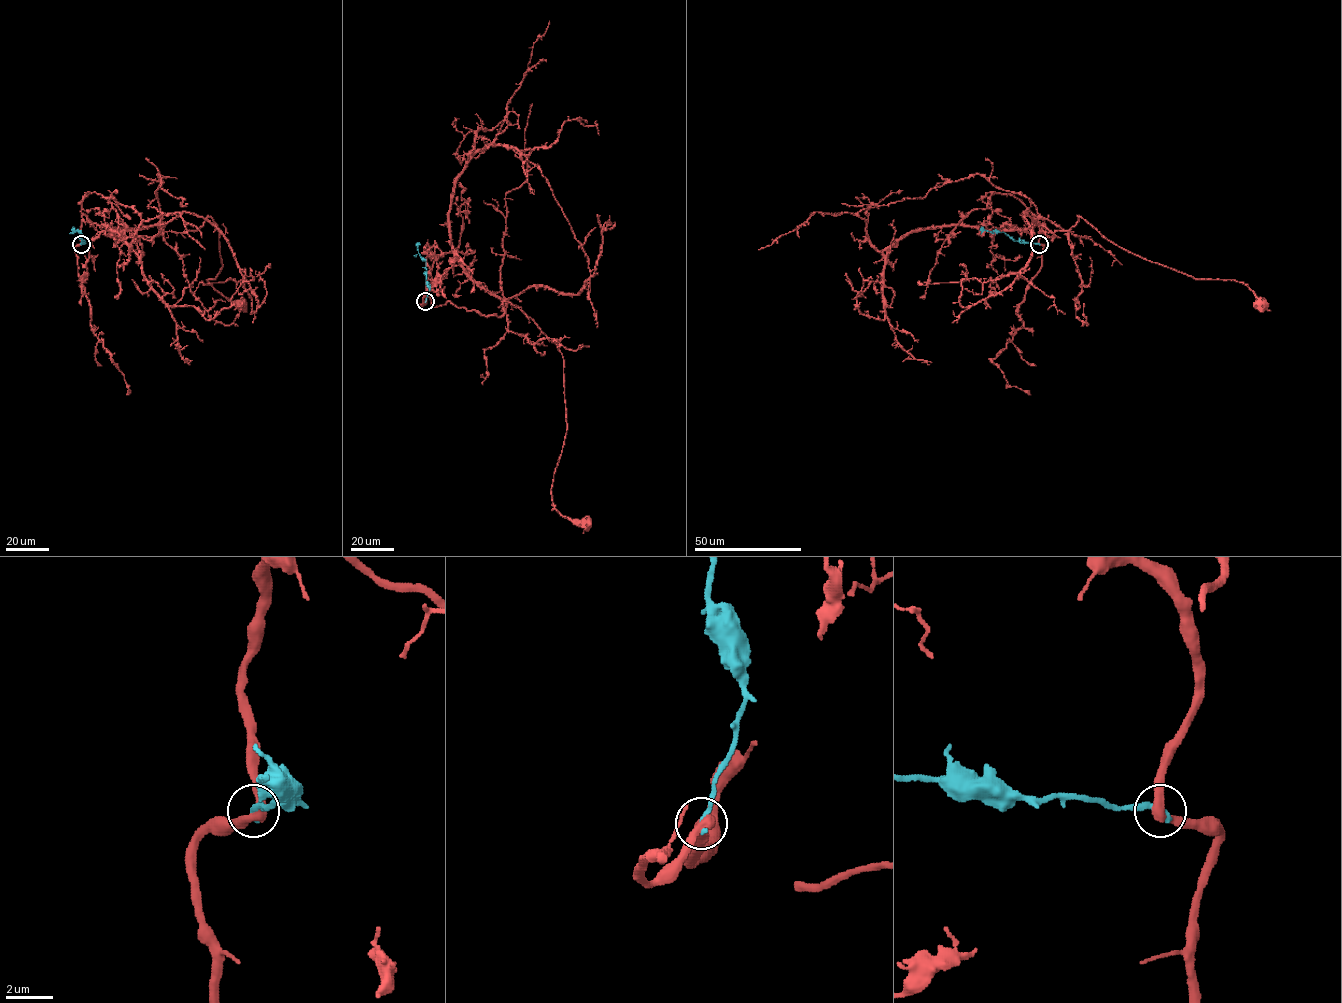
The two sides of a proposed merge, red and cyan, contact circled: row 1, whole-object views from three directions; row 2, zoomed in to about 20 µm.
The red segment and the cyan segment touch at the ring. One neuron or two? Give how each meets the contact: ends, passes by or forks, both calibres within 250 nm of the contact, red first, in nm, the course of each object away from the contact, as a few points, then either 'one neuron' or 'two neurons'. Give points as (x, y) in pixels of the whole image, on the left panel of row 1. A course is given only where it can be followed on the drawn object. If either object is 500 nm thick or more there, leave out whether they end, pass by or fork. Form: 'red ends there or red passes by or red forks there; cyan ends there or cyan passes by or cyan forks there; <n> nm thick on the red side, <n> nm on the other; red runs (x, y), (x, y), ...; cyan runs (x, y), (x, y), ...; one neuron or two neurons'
red passes by; cyan ends there; 400 nm thick on the red side, 280 nm on the other; red runs (81, 244), (83, 215), (151, 240), (210, 217), (222, 267), (207, 279), (241, 305); cyan runs (81, 244), (84, 243), (81, 232), (74, 231), (74, 228); one neuron

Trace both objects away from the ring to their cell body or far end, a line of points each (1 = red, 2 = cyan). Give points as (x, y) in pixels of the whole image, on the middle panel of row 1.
1: (425, 301), (497, 316), (507, 301), (555, 343), (567, 431), (553, 505), (586, 523)
2: (425, 301), (428, 283), (426, 261), (418, 253), (418, 243)

